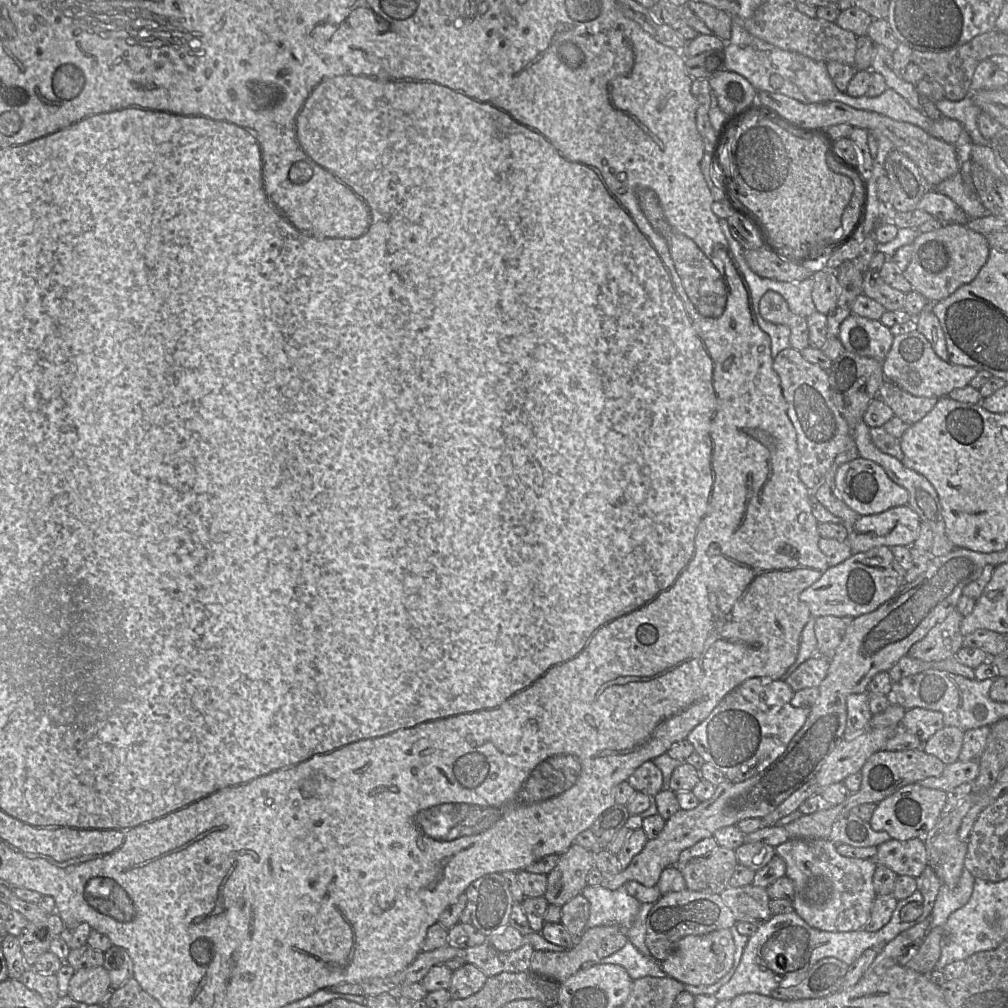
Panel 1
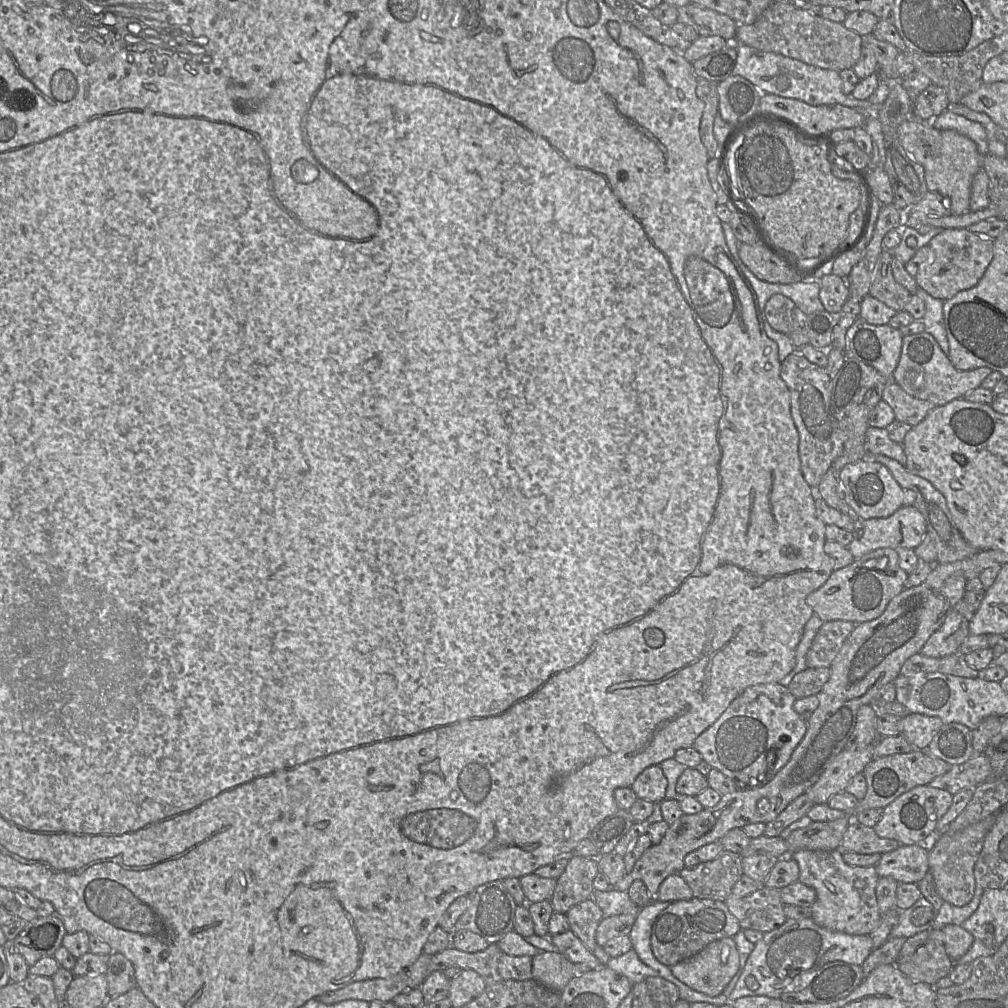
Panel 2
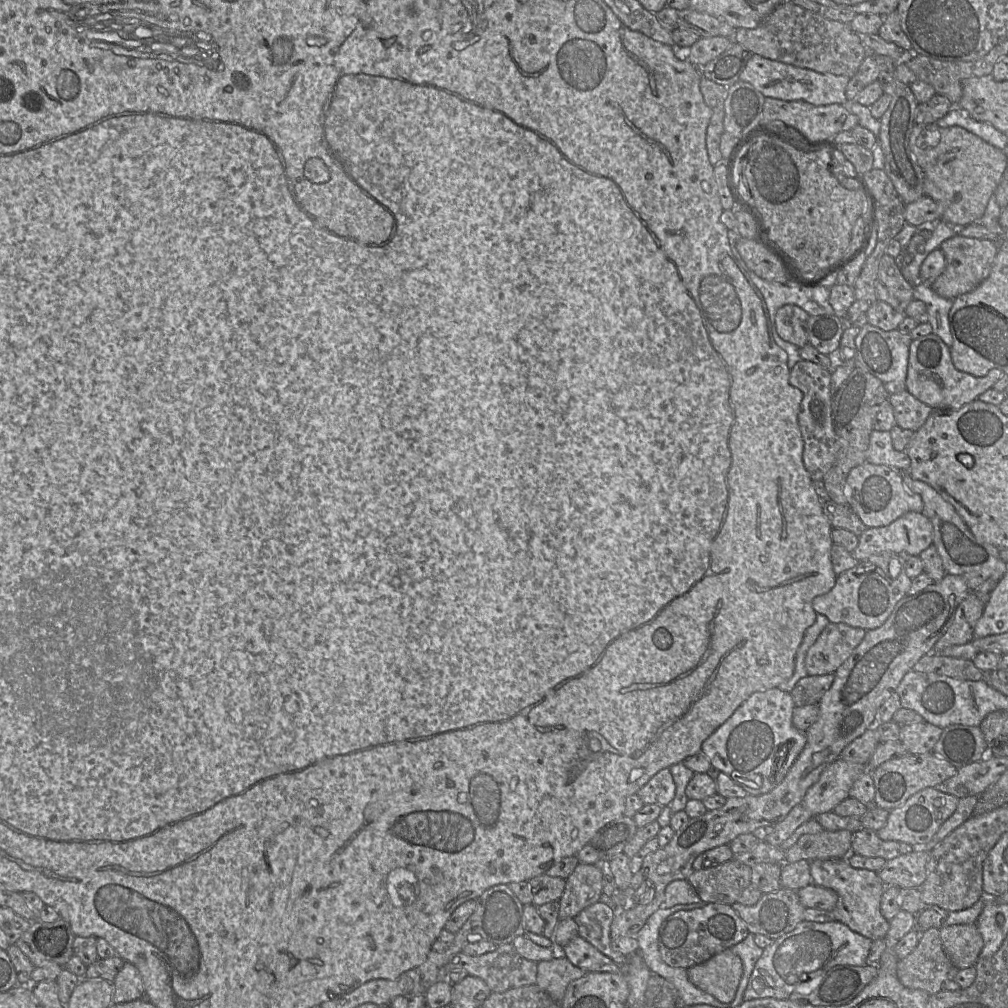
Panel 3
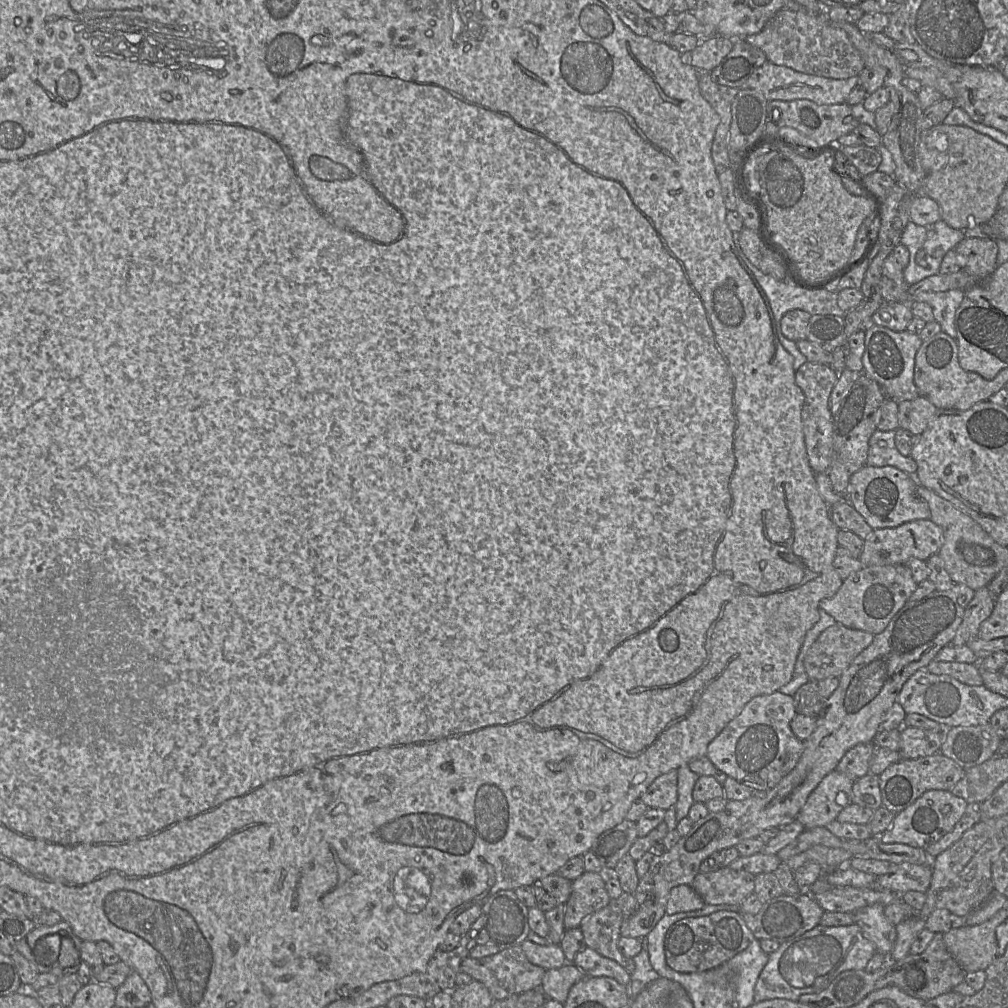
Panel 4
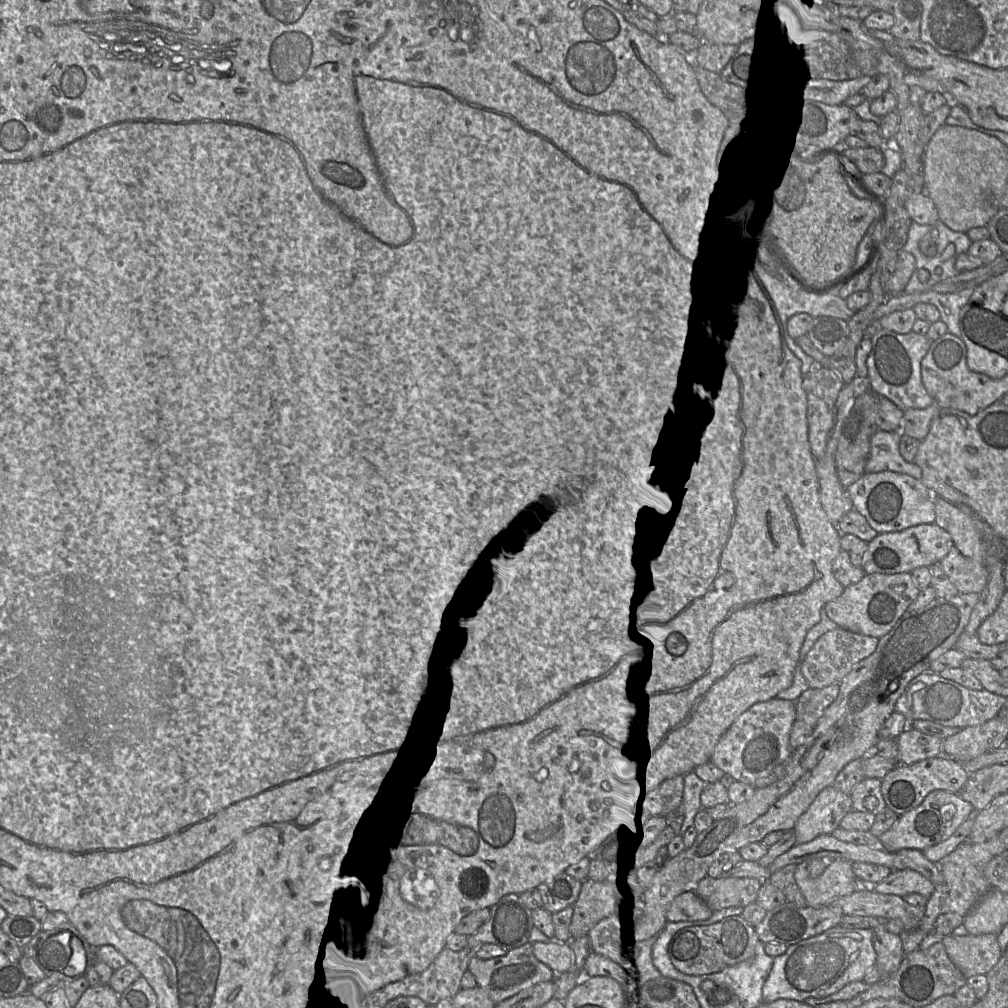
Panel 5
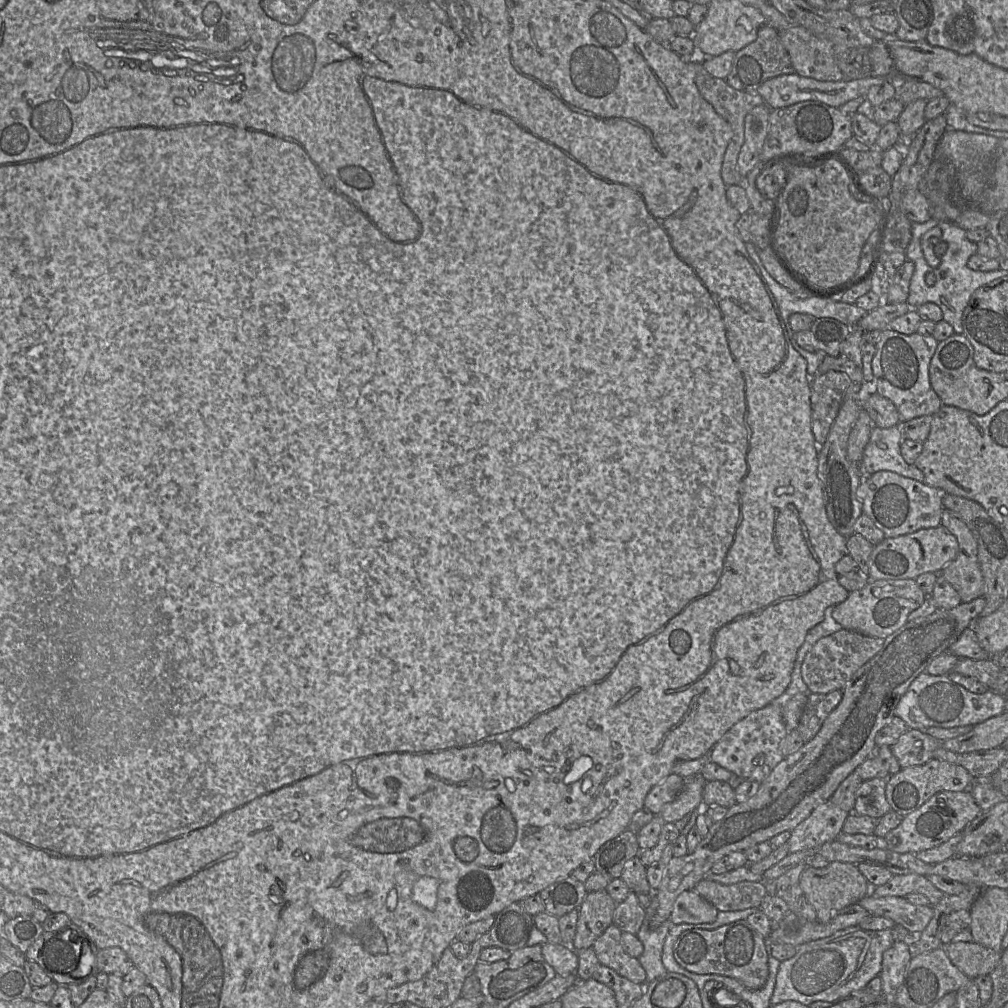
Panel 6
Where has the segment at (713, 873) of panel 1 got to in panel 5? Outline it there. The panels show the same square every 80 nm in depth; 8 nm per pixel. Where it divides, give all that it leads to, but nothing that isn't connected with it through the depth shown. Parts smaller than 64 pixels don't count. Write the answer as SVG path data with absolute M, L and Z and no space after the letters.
M706 875L697 884L695 892L712 910L729 907L745 907L750 903L756 902L761 883L762 882L756 878L739 878L730 876L713 878Z

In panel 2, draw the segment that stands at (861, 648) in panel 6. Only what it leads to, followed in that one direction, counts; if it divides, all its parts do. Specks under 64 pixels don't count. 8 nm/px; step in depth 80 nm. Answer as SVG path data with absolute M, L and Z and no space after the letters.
M844 620L824 622L807 653L807 667L830 668L855 625L853 622Z

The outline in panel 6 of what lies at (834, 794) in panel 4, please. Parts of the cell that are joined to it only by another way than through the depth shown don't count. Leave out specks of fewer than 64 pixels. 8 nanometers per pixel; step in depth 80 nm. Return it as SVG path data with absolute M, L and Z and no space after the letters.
M830 800L816 807L811 815L790 833L789 853L819 848L837 839L849 813L834 805Z

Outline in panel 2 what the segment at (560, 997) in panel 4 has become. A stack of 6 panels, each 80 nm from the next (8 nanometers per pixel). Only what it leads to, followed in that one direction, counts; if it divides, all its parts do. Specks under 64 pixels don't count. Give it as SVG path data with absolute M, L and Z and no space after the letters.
M541 951L532 958L533 979L558 993L560 993L574 977L580 976L588 970L590 970L590 968L587 965L573 963L560 952Z

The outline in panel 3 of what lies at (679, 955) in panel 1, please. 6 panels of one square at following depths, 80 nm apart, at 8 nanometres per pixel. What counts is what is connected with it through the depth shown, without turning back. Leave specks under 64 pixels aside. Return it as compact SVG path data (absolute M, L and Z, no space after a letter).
M731 948L687 969L689 980L696 987L723 1003L735 999L742 974L742 961Z

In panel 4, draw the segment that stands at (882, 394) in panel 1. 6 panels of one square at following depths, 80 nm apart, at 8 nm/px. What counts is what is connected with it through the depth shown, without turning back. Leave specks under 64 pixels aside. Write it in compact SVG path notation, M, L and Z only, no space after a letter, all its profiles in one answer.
M925 397L898 402L899 427L919 436L938 409Z

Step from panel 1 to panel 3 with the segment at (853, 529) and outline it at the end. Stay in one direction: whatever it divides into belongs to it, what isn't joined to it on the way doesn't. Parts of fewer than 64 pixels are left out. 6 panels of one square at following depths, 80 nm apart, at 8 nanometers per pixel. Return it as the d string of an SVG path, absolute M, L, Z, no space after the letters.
M909 511L882 527L867 527L852 552L858 561L884 552L919 556L933 544L933 526L922 513Z

